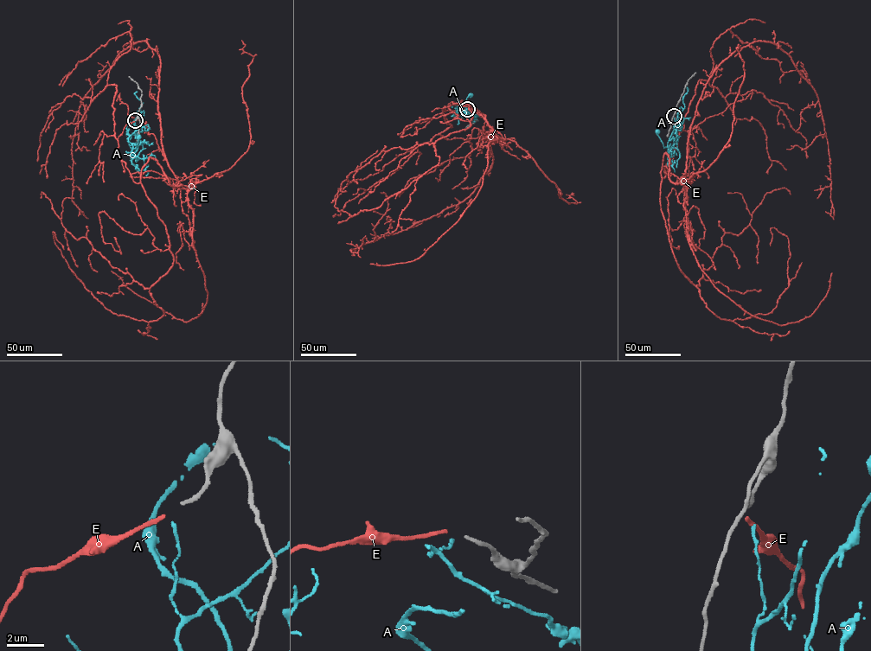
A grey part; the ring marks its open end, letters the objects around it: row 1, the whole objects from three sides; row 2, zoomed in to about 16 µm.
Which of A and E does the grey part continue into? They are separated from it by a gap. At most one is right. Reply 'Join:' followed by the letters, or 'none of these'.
Join: E

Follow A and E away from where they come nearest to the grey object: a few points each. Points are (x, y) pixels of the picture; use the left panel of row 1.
A: (135, 122), (135, 130), (128, 140), (132, 146), (132, 158), (126, 151), (135, 152), (138, 137)
E: (134, 121), (126, 168), (179, 183), (145, 41), (80, 104), (72, 201), (88, 218)

